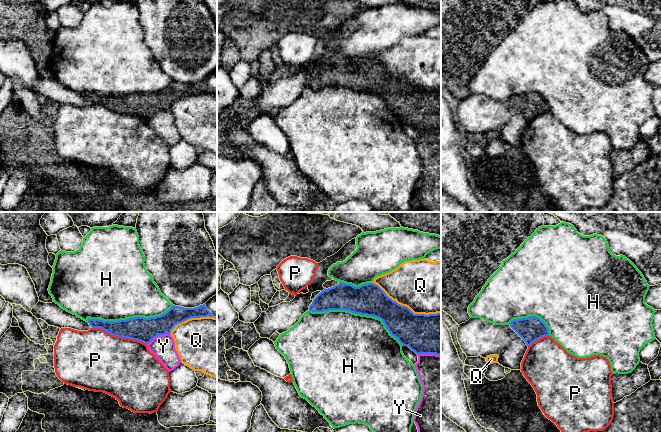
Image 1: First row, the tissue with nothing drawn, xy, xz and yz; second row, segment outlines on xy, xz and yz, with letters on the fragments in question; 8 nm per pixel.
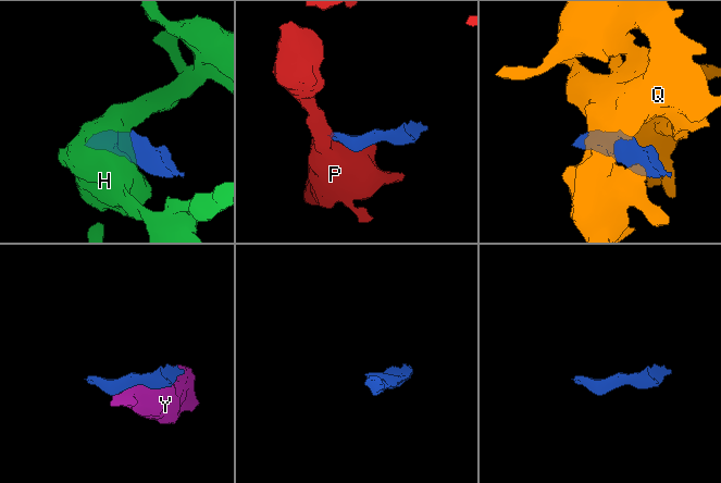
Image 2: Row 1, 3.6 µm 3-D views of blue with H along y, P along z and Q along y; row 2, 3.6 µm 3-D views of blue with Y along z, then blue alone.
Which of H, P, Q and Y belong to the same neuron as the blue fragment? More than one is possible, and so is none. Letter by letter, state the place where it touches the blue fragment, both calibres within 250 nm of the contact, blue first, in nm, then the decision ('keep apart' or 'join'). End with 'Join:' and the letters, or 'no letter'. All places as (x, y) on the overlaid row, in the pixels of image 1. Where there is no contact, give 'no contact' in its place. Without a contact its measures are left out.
H: xz (358, 313) | 260/480 nm | keep apart
P: xy (119, 336) | 190/480 nm | keep apart
Q: xz (405, 306) | 300/440 nm | keep apart
Y: xy (158, 335) | 190/190 nm | keep apart
Join: no letter

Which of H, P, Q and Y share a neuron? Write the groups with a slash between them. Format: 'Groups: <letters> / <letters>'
Groups: H / P / Q / Y

